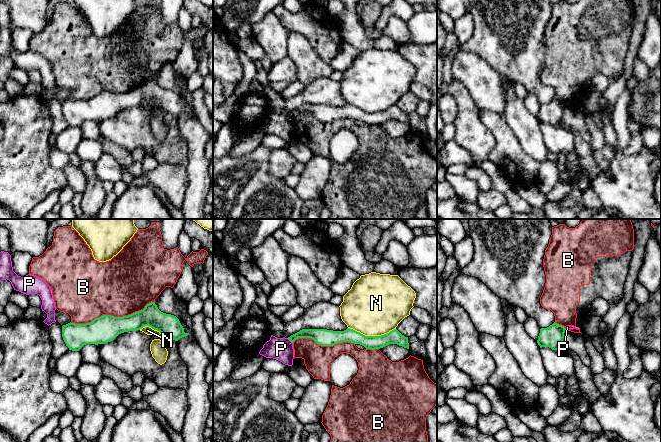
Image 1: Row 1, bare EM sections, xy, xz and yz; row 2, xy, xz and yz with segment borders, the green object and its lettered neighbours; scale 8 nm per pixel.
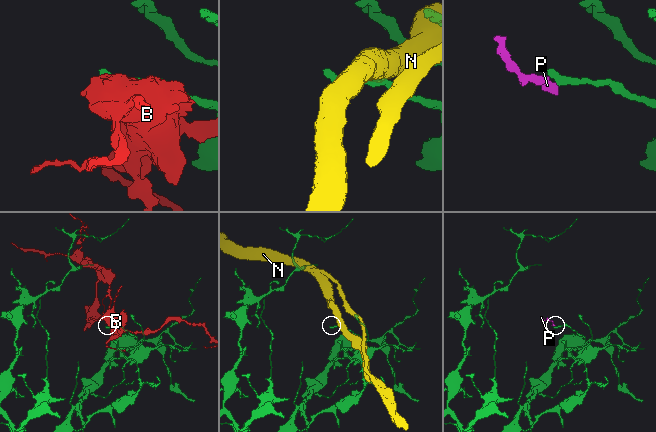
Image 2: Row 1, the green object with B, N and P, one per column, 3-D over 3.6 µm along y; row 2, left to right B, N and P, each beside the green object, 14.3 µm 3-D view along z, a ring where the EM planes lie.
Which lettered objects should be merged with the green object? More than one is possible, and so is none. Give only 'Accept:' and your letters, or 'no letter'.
Accept: no letter

